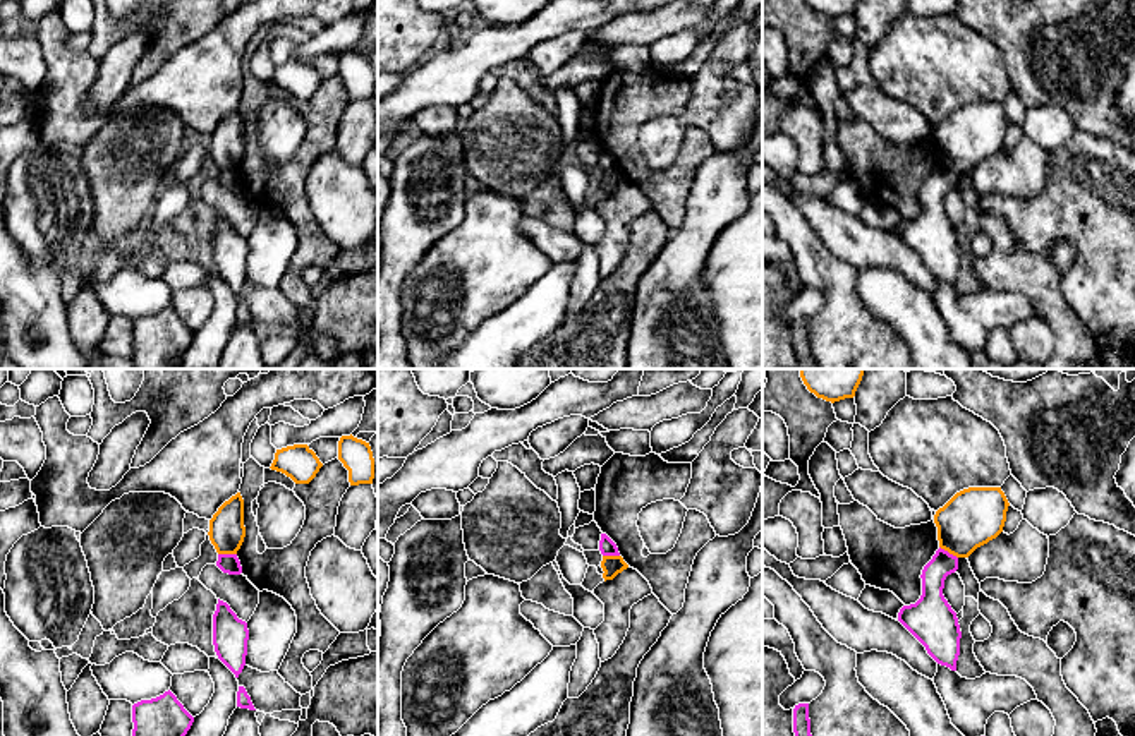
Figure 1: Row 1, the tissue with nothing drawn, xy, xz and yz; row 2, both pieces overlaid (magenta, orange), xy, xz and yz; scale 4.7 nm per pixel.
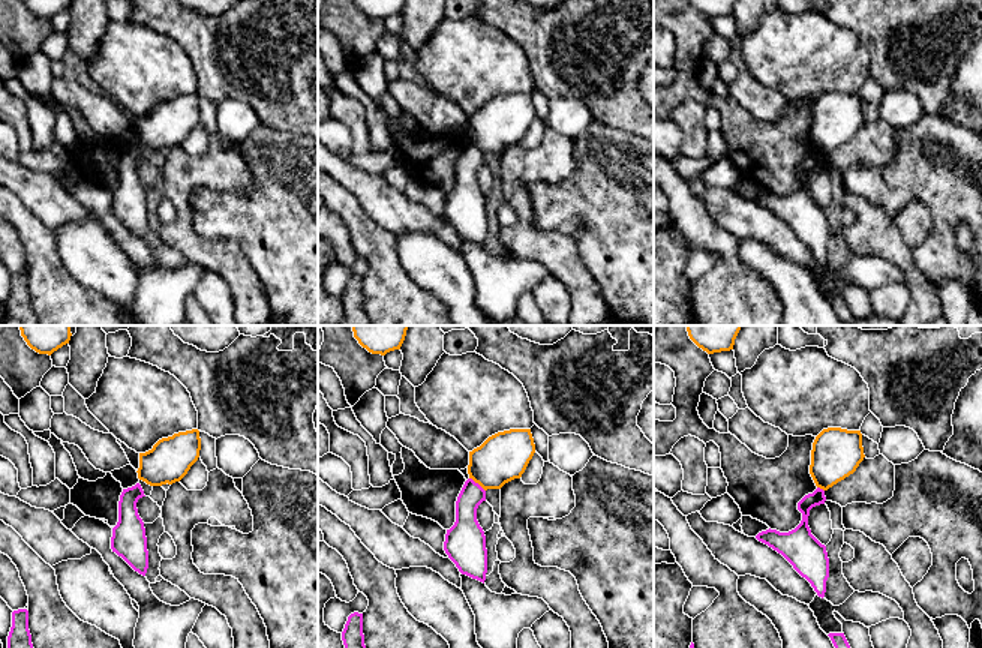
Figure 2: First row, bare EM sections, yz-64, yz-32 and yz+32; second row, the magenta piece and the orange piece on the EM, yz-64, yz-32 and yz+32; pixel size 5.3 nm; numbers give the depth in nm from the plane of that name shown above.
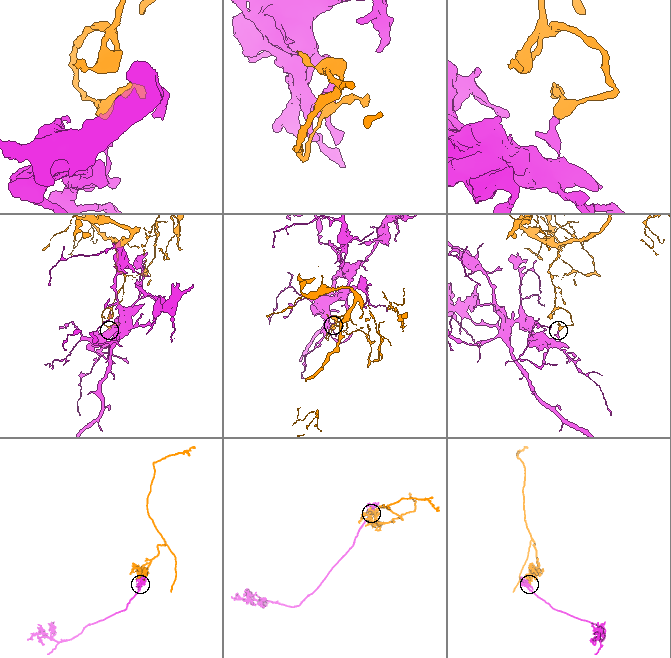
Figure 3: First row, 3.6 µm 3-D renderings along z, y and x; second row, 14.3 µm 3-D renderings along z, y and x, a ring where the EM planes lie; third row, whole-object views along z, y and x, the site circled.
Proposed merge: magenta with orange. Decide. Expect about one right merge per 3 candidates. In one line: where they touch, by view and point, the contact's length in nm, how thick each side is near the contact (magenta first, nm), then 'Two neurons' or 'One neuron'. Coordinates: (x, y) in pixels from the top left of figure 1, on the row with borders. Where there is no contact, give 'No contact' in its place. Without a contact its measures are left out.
Touches magenta at xy (227, 555). Shared border 90 nm. Thickness 100 nm (magenta) against 170 nm. Two neurons

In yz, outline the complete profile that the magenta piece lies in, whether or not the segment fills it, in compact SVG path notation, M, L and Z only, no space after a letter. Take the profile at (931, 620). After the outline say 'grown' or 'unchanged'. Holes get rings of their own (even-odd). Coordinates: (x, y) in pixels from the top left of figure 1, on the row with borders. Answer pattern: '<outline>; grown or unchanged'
M939 547L922 570L920 599L898 612L898 621L926 647L927 654L951 671L956 671L962 631L943 588L946 576L956 570L958 558Z; unchanged

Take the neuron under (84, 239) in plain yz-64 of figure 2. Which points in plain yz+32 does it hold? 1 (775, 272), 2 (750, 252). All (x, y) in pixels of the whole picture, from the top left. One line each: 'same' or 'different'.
1: same
2: same

